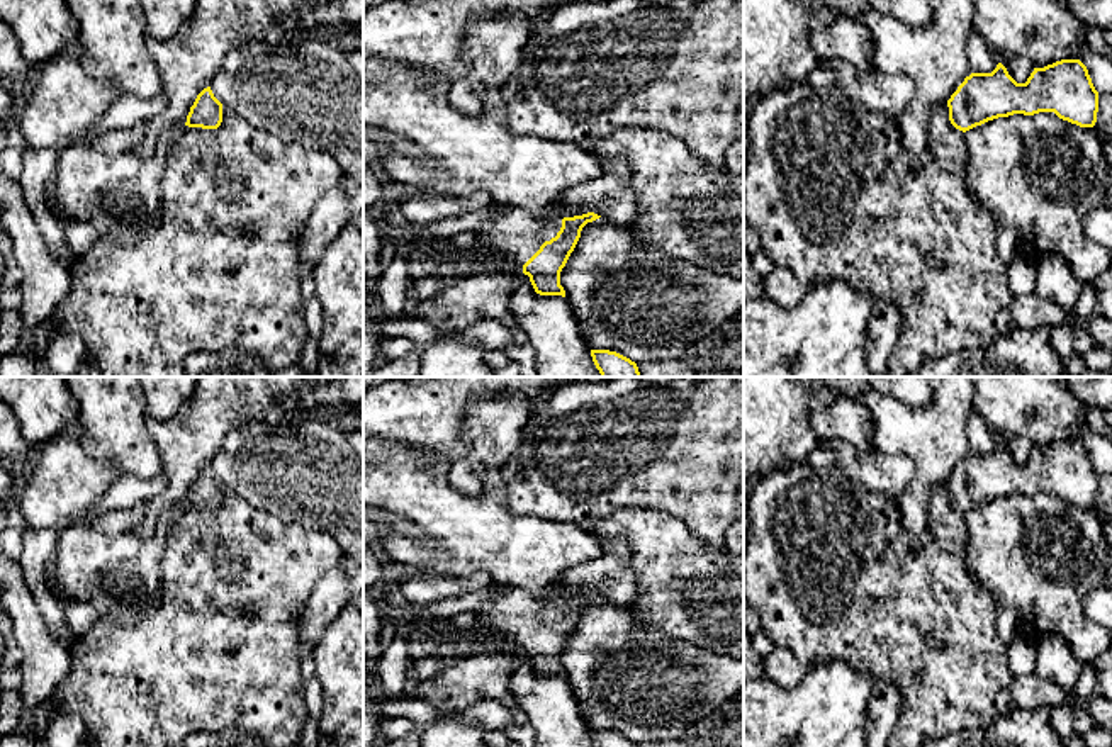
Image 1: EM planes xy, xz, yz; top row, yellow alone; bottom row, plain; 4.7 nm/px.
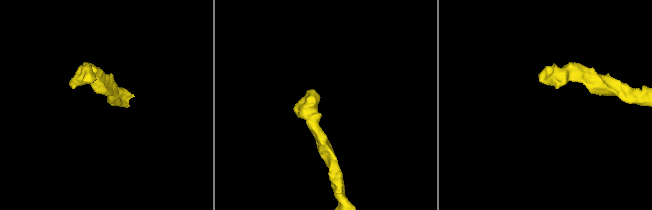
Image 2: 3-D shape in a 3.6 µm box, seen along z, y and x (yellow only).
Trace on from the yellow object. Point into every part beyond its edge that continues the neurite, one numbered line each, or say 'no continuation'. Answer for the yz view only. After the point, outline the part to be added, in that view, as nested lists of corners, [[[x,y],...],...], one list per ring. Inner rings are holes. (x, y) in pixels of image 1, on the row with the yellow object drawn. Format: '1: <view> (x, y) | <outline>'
no continuation

